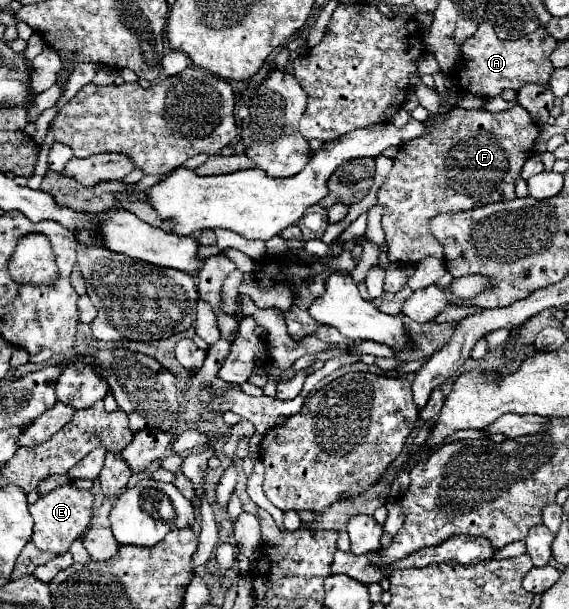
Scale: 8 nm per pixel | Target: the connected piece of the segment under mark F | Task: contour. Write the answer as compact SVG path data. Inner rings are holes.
M515 105L499 113L489 113L485 109L469 111L453 107L445 115L431 117L429 133L399 147L393 171L389 173L389 177L385 179L385 183L377 193L377 205L385 207L381 223L385 229L385 243L391 263L413 265L423 257L437 257L437 259L445 257L441 243L433 239L433 233L429 229L429 221L435 215L469 211L487 203L515 199L517 197L515 179L519 177L523 163L529 159L537 135L539 135L537 123L533 123L529 113L521 105Z

